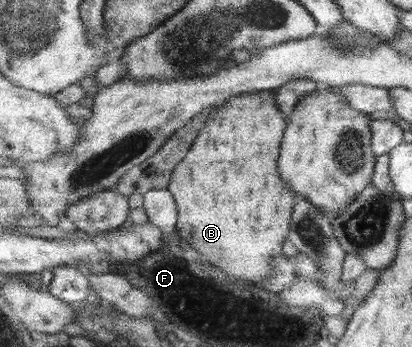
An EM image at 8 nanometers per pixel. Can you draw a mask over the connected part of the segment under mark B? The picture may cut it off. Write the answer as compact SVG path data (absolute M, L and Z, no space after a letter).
M277 88L273 90L251 91L250 93L243 93L237 97L232 97L229 101L219 106L208 119L209 123L206 121L206 127L203 128L203 131L200 131L197 141L193 144L193 148L191 148L187 157L174 169L168 187L175 196L178 205L178 224L176 225L176 231L180 237L185 239L193 249L209 257L208 261L213 263L215 267L219 267L225 273L235 275L235 277L239 277L243 281L250 281L255 285L261 283L261 281L270 279L271 273L273 273L273 263L271 261L273 261L278 253L284 251L284 241L290 235L294 205L297 198L296 192L290 188L290 185L286 181L283 181L282 175L277 169L279 151L282 149L283 137L288 126L287 115L279 109L278 99L276 98L277 94Z

